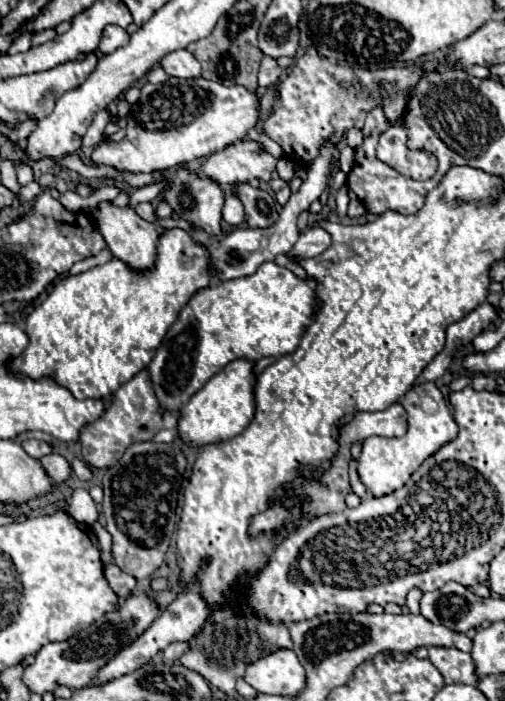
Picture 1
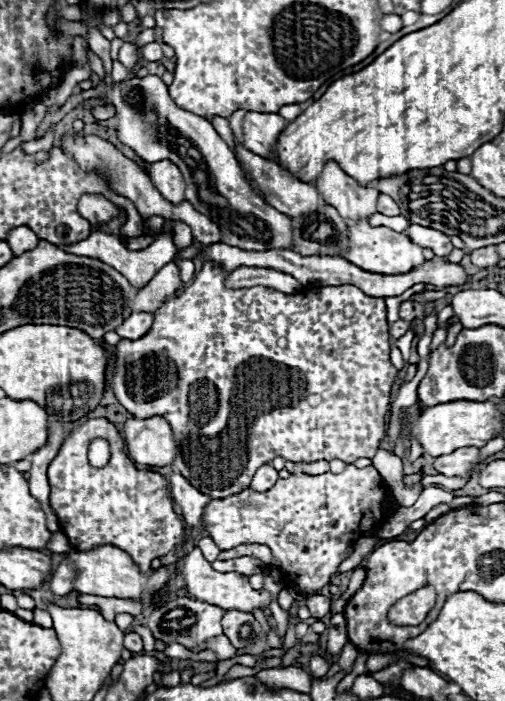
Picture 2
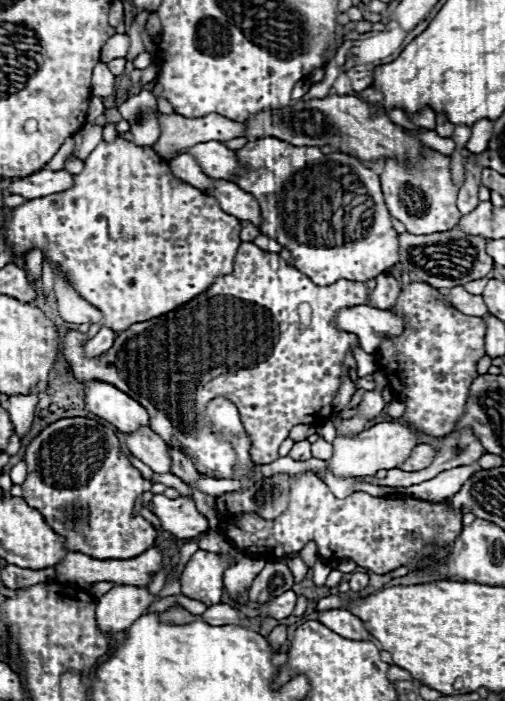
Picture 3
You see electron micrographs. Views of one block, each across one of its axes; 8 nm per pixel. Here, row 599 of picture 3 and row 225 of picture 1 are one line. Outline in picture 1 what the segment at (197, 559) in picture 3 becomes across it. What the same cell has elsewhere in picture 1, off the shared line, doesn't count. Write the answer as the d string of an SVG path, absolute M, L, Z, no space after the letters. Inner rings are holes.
M186 168L174 170L172 176L170 176L168 190L164 192L164 200L172 206L172 210L182 220L190 222L194 228L204 230L210 236L220 236L222 234L222 228L220 228L222 214L220 212L222 212L222 206L224 206L224 190L218 184L214 184L210 180L204 180L196 172L190 172Z

